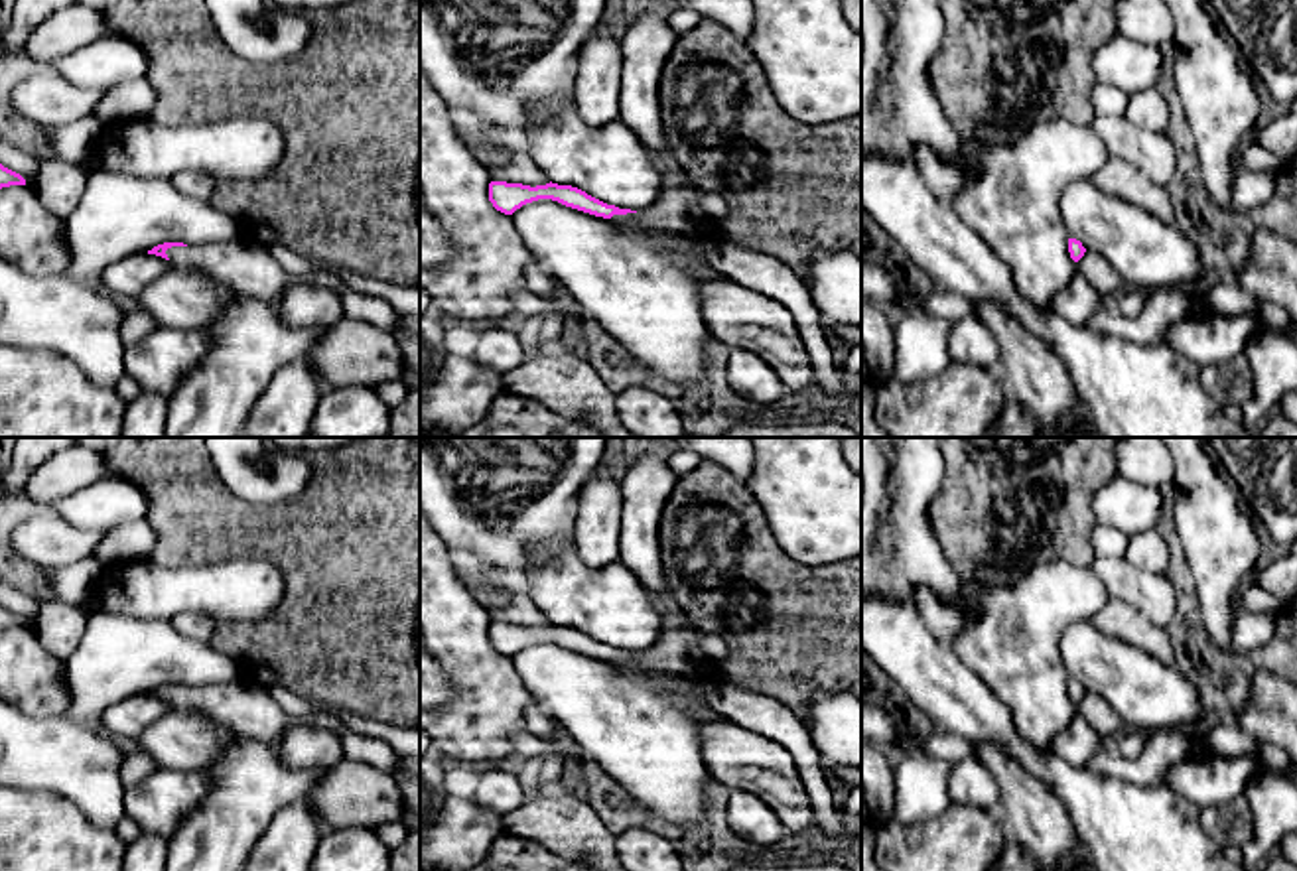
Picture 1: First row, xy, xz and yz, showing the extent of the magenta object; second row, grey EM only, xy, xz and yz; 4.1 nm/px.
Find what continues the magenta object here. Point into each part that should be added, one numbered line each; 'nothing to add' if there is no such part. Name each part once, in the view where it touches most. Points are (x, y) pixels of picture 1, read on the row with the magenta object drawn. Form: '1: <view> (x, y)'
1: xy (245, 265)

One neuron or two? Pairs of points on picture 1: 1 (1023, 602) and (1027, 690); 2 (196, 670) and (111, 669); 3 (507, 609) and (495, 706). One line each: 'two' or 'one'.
1: one
2: one
3: two

